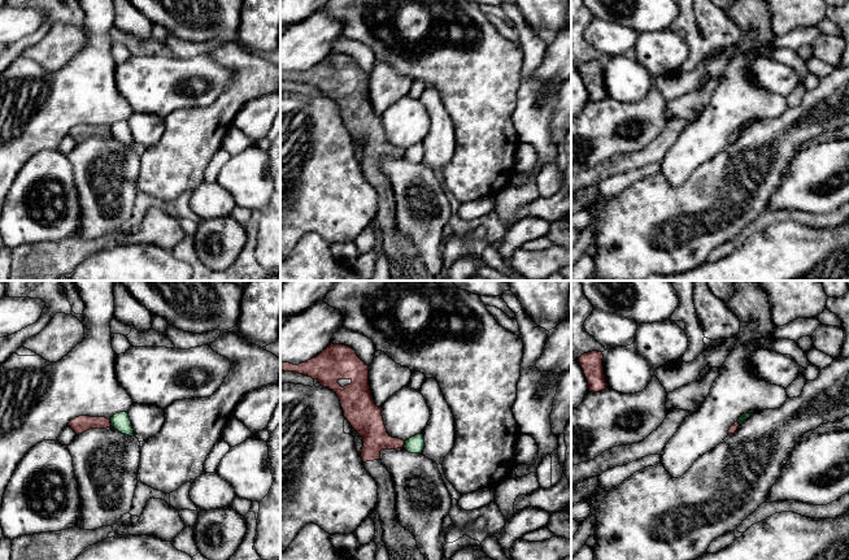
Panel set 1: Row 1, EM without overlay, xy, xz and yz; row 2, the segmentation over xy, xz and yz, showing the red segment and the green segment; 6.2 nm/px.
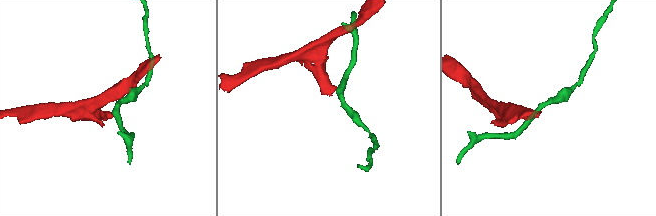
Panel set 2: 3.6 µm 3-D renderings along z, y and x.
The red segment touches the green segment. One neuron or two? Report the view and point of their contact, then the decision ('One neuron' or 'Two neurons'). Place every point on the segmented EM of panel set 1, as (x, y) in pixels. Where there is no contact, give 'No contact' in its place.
Touches red at xy (109, 422). Two neurons

